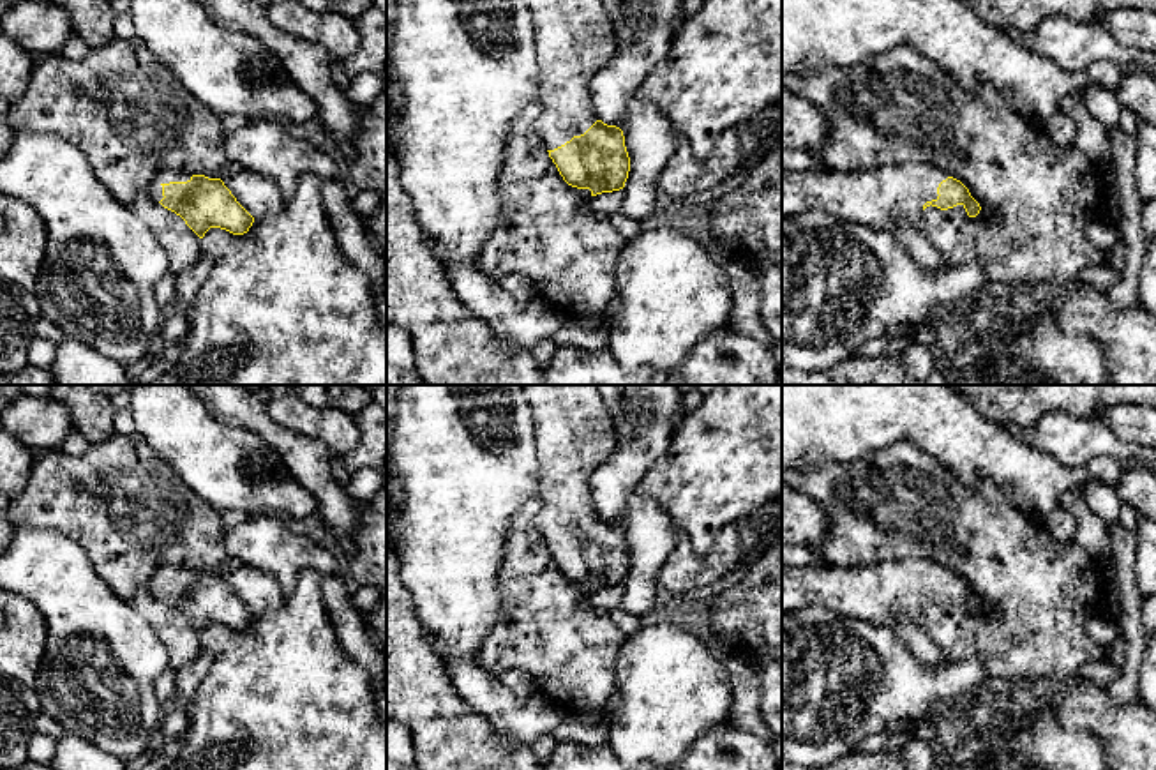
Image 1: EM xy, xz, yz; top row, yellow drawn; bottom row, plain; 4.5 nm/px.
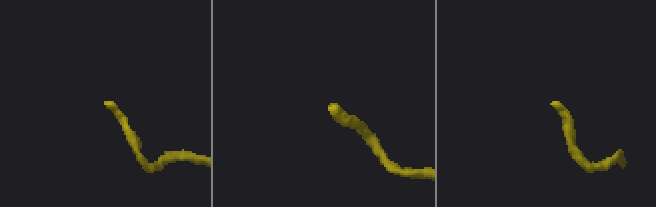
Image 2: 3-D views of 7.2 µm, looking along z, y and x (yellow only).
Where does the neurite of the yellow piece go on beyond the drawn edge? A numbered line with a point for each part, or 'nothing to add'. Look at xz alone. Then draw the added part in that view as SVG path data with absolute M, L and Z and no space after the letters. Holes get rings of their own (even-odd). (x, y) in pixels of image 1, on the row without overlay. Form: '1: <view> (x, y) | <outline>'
1: xz (574, 431) | M522 385L522 390L533 411L540 464L535 526L554 546L598 516L591 477L616 445L614 424L597 385Z

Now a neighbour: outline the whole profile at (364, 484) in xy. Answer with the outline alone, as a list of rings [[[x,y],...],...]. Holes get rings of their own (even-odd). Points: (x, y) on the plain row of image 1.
[[[362,468],[349,475],[346,482],[342,482],[346,493],[355,498],[360,505],[367,503],[376,496],[383,484],[383,475],[379,468]]]

